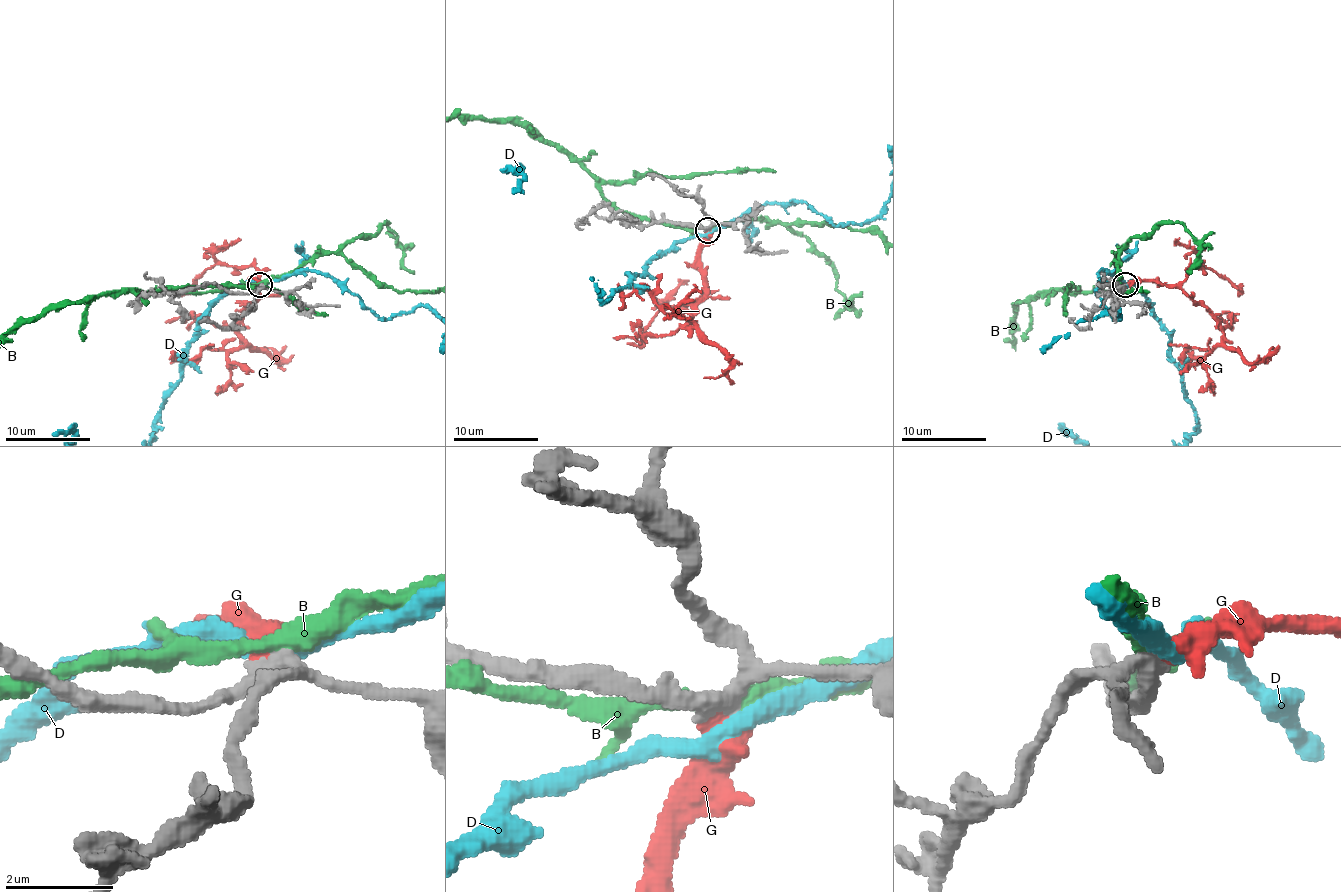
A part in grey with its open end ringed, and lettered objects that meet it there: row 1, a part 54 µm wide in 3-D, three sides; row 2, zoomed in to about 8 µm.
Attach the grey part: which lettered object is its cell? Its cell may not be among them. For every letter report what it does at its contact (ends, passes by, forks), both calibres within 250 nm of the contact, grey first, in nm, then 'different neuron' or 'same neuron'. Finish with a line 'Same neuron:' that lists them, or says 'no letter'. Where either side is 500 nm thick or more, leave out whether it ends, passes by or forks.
B: it passes by | 260/360 nm | different neuron
D: it passes by | 240/360 nm | different neuron
G: it passes by | 280/280 nm | same neuron
Same neuron: G

